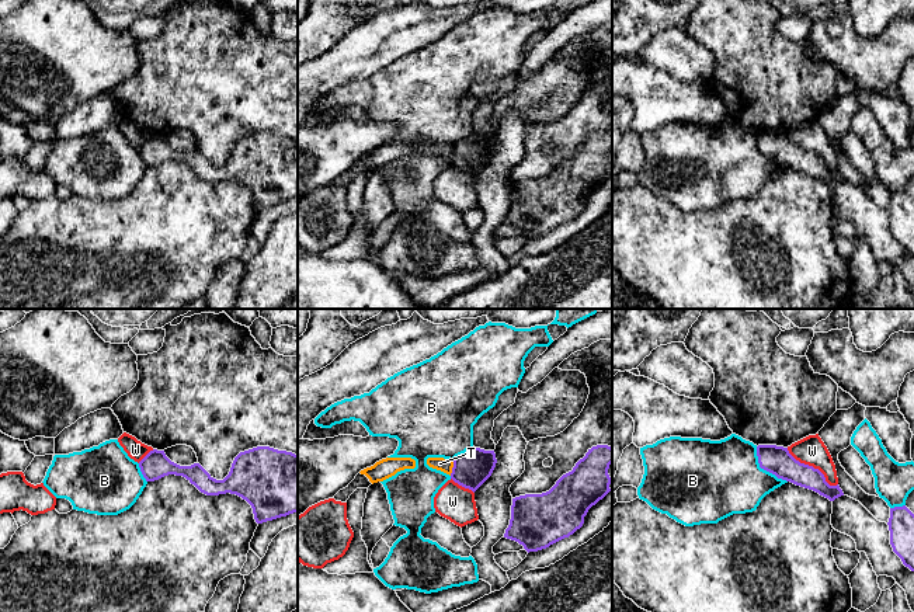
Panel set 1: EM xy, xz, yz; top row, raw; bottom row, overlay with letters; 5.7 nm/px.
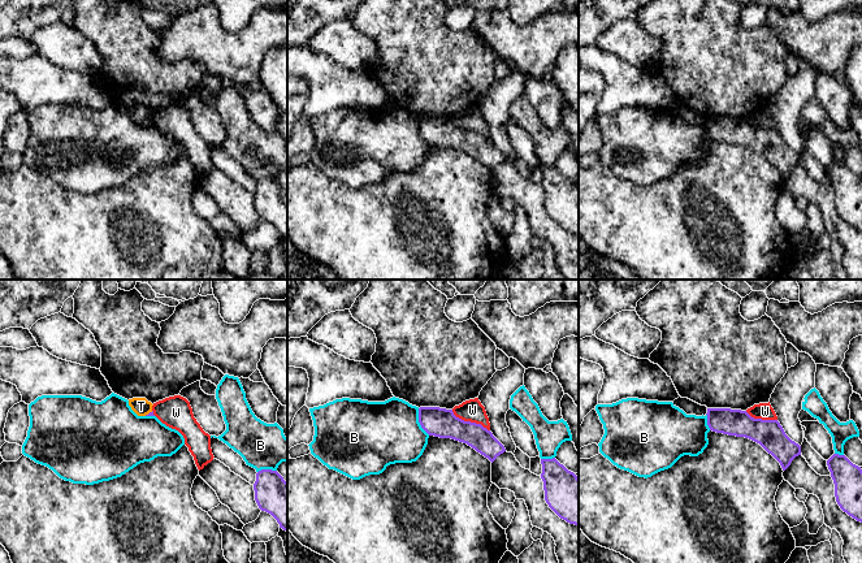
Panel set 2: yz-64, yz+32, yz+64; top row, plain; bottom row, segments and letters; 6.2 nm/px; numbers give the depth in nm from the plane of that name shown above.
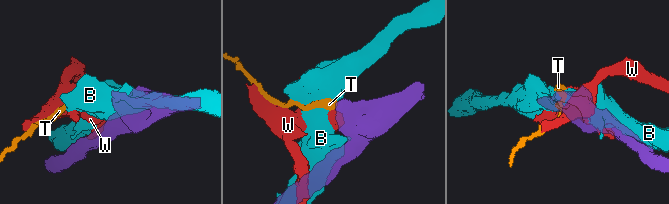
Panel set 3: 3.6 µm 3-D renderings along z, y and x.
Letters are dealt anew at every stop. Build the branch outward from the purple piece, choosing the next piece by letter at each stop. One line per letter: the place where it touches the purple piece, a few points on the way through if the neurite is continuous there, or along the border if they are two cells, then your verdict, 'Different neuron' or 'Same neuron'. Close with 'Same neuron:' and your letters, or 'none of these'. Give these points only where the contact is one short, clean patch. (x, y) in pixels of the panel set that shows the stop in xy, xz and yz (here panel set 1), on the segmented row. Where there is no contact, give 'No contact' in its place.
B: Touches purple at yz (764, 469). Different neuron
T: Touches purple at xz (452, 468). Boundary: xz (454, 461), (449, 475). Different neuron
W: Touches purple at yz (812, 466). Boundary: yz (786, 448), (796, 459), (816, 468), (830, 484), (837, 484). Different neuron
Same neuron: none of these

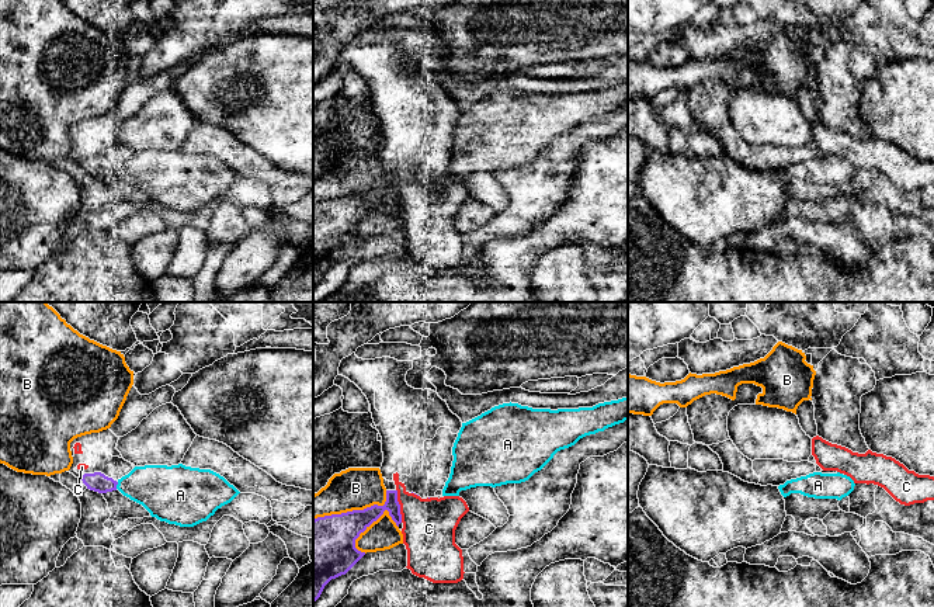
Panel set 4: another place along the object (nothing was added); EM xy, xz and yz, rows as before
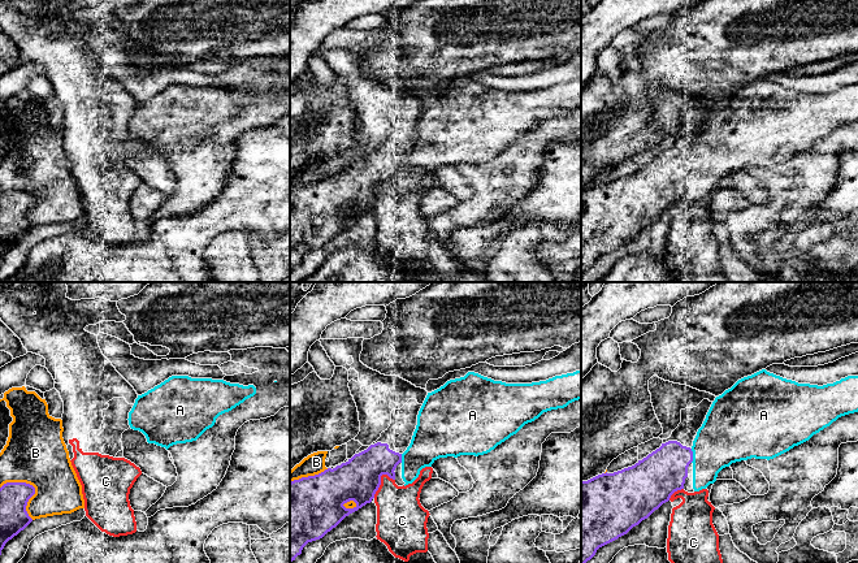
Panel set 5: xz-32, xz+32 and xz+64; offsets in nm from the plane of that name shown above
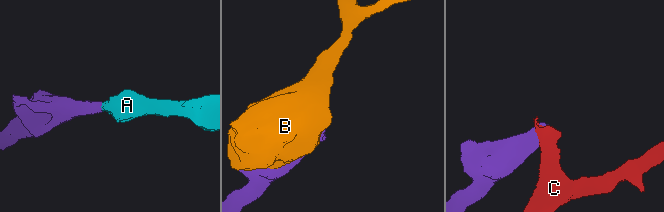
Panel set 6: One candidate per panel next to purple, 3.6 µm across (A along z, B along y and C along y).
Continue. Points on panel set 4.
A: Touches purple at xy (117, 484). Same neuron
B: Touches purple at xz (354, 510). Different neuron
C: Touches purple at xz (399, 506). Different neuron
Same neuron: A

